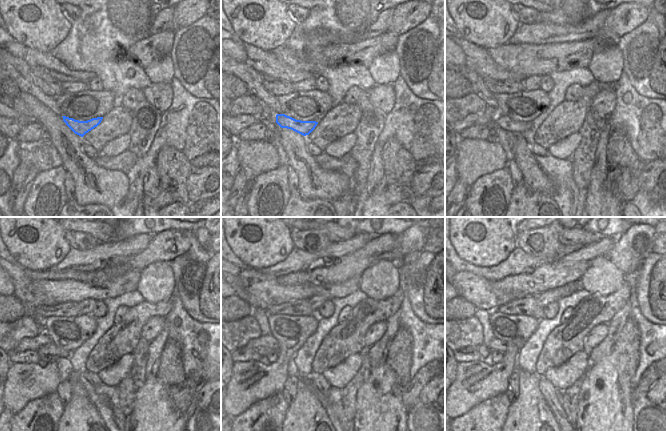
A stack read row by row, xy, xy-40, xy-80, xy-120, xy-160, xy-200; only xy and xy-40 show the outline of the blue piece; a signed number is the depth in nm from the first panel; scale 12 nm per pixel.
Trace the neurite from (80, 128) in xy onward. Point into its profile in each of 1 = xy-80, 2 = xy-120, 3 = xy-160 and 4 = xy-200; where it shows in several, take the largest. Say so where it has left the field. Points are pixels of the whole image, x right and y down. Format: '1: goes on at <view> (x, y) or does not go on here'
1: goes on at xy-80 (503, 122)
2: goes on at xy-120 (50, 348)
3: goes on at xy-160 (262, 351)
4: goes on at xy-200 (484, 351)

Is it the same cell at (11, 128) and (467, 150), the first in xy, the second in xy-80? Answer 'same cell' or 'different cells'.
different cells

